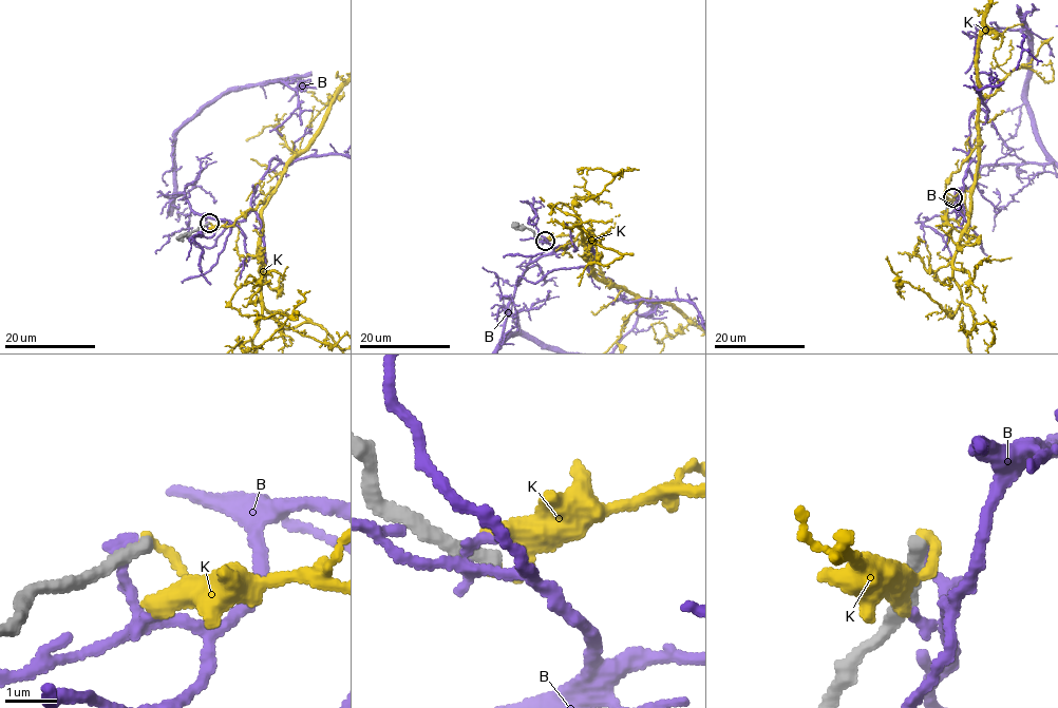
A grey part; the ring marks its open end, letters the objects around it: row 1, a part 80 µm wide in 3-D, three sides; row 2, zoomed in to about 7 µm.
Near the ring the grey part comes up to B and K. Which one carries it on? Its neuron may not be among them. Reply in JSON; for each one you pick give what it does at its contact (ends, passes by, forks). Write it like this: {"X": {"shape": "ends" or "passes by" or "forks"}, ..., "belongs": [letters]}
{"belongs": []}

